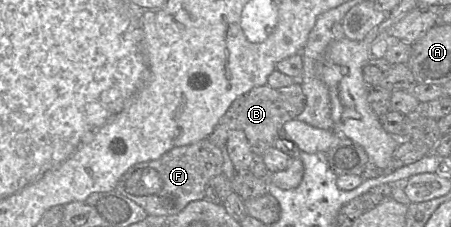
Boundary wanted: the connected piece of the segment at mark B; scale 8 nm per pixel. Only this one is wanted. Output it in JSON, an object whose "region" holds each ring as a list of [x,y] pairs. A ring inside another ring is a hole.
{"region":[[[295,81],[292,85],[281,88],[272,88],[268,85],[254,87],[232,102],[207,139],[223,151],[230,132],[241,130],[248,140],[252,153],[263,155],[267,149],[273,147],[273,142],[284,123],[295,119],[304,107],[305,95],[299,82]]]}

